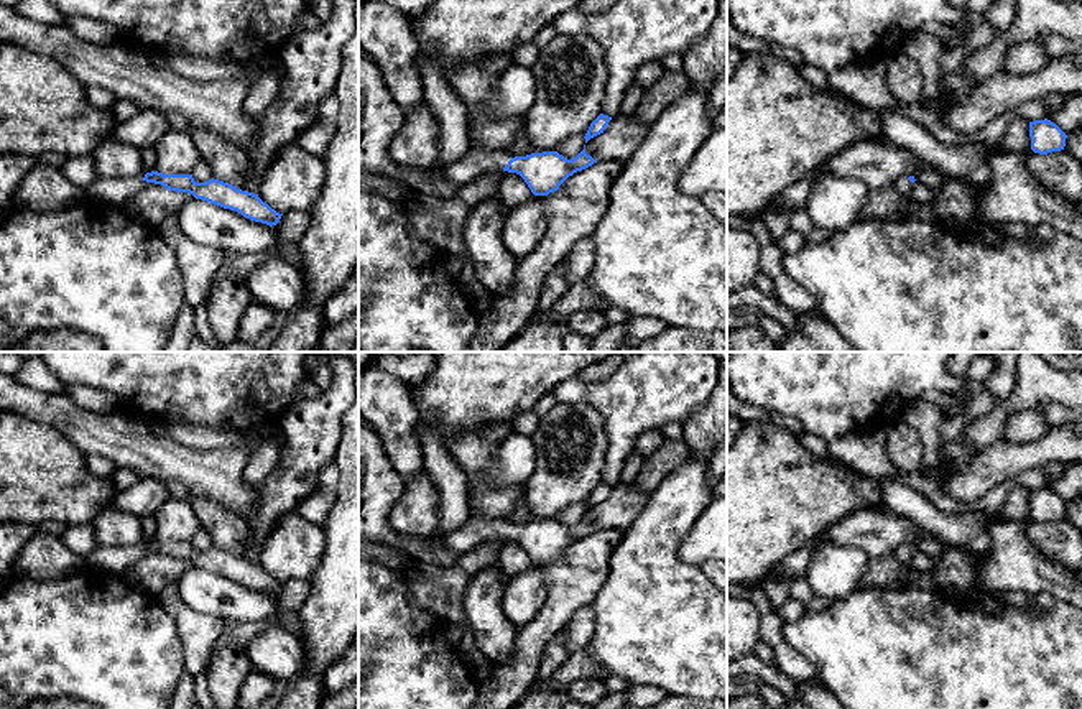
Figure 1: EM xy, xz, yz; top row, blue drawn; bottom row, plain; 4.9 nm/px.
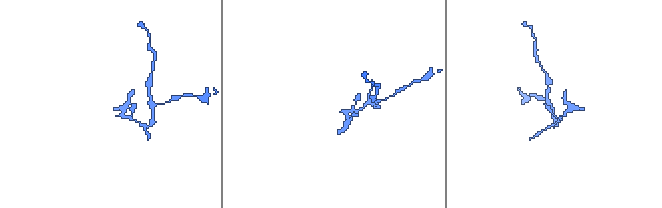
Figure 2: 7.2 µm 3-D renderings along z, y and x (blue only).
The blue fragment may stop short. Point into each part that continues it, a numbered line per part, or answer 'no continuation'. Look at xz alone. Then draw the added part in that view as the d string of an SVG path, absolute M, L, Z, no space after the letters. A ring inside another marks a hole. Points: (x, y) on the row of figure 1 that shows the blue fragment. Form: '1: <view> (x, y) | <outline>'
1: xz (476, 163) | M470 148L467 155L447 166L444 173L451 183L460 189L462 186L472 184L487 173L503 169L510 160L511 158L508 153Z

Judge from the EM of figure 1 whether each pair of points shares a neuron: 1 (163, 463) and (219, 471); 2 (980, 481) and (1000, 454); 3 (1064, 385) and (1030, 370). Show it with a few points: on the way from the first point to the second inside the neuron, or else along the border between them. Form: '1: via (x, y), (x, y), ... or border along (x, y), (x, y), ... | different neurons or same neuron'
1: via (176, 463), (206, 471) | same neuron
2: via (984, 474), (997, 461) | same neuron
3: via (1056, 385), (1043, 384), (1038, 379) | same neuron

